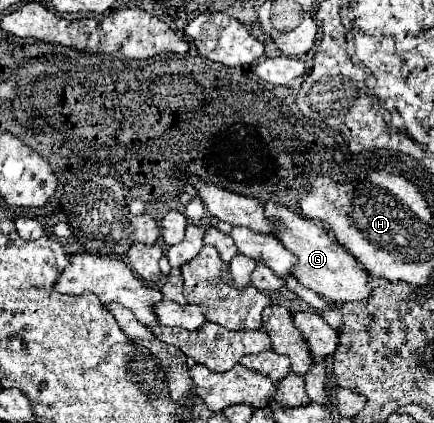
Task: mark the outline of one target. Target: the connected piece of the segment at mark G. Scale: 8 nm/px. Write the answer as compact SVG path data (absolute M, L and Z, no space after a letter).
M268 200L262 204L264 206L264 214L266 218L272 218L280 224L280 228L276 230L276 238L296 256L296 264L292 266L292 274L298 278L298 282L310 290L314 290L318 296L326 298L326 300L334 300L334 302L364 302L370 296L370 286L368 286L368 274L366 270L362 270L362 266L358 266L358 260L342 250L342 246L338 246L338 242L334 238L330 238L326 234L326 230L310 220L310 218L302 218L296 216L294 212L290 212L288 208Z

